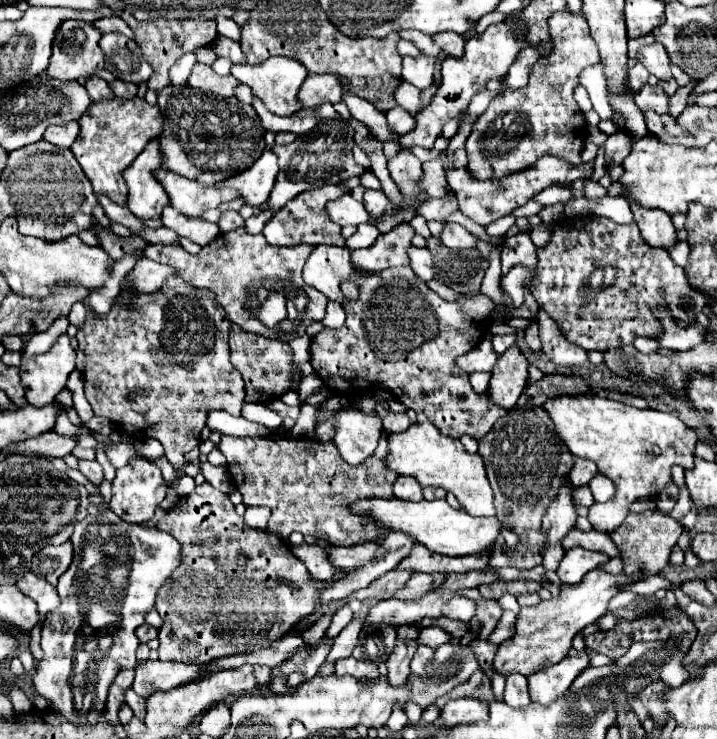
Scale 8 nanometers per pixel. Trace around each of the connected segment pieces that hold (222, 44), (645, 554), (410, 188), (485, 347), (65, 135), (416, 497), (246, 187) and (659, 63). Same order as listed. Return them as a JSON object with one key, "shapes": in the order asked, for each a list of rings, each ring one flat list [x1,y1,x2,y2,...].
{"shapes":[[[219,36,213,44,215,48,215,54,217,56,223,56,223,58,229,58,233,64,245,64,245,56,241,52,241,46,231,40,231,38,225,38,225,36]],[[647,510,643,514,629,514,625,522,609,536,623,556,623,564,625,564,623,572,635,572,635,568,647,568,647,572,659,574,667,566,671,548,677,544,683,530,685,528,675,518,665,516,659,510]],[[401,148,397,152,397,156,389,160,389,172,403,196,421,198,425,194,419,186,419,182,423,178,421,162,415,158,415,154,409,152,409,148]],[[489,336,489,338,483,338,479,342,479,346,475,350,471,350,467,356,461,356,457,360,457,364,469,374,471,372,491,372,497,358,499,358,499,354,493,350,493,342]],[[71,122,71,124,57,124,57,126,51,126,45,130,43,134,43,140,55,144,55,146,63,146,63,148,69,148,79,136,79,124,77,122]],[[399,476,399,478,395,480,393,494,395,494,395,498,401,498,401,500,411,500,411,502,423,500,419,482,417,482,415,478,409,478,409,476]],[[267,146,263,156,251,168,247,168,247,172,241,172,239,176,231,176,223,180,223,184,215,184,215,186,237,188,249,206,259,206,269,200,277,174,279,174,277,156]],[[655,42,651,46,641,46,637,50,637,60,659,80,671,80,671,66,669,66,669,54,663,44]]]}

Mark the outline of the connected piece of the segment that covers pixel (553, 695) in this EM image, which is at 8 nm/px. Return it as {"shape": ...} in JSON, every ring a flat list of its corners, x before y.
{"shape":[[577,652,575,656,565,656,561,662,547,666,529,676,529,696,537,704,551,704,557,700,573,680,589,666,589,656,585,652]]}

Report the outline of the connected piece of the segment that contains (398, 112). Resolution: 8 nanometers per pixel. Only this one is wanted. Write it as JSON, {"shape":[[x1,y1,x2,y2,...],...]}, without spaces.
{"shape":[[395,106,387,112,387,122,389,122,389,128,395,132,395,134,405,134,409,130,415,128,415,116,409,114,405,108,401,106]]}

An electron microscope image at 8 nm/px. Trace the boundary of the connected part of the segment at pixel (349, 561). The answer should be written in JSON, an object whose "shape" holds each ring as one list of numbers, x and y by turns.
{"shape":[[363,542,357,546,349,546,349,548,343,548,343,546,329,546,327,548,329,562,337,568,343,568,343,570,351,570,351,568,367,564,373,558,373,554,375,554,375,548,371,546,371,542]]}

